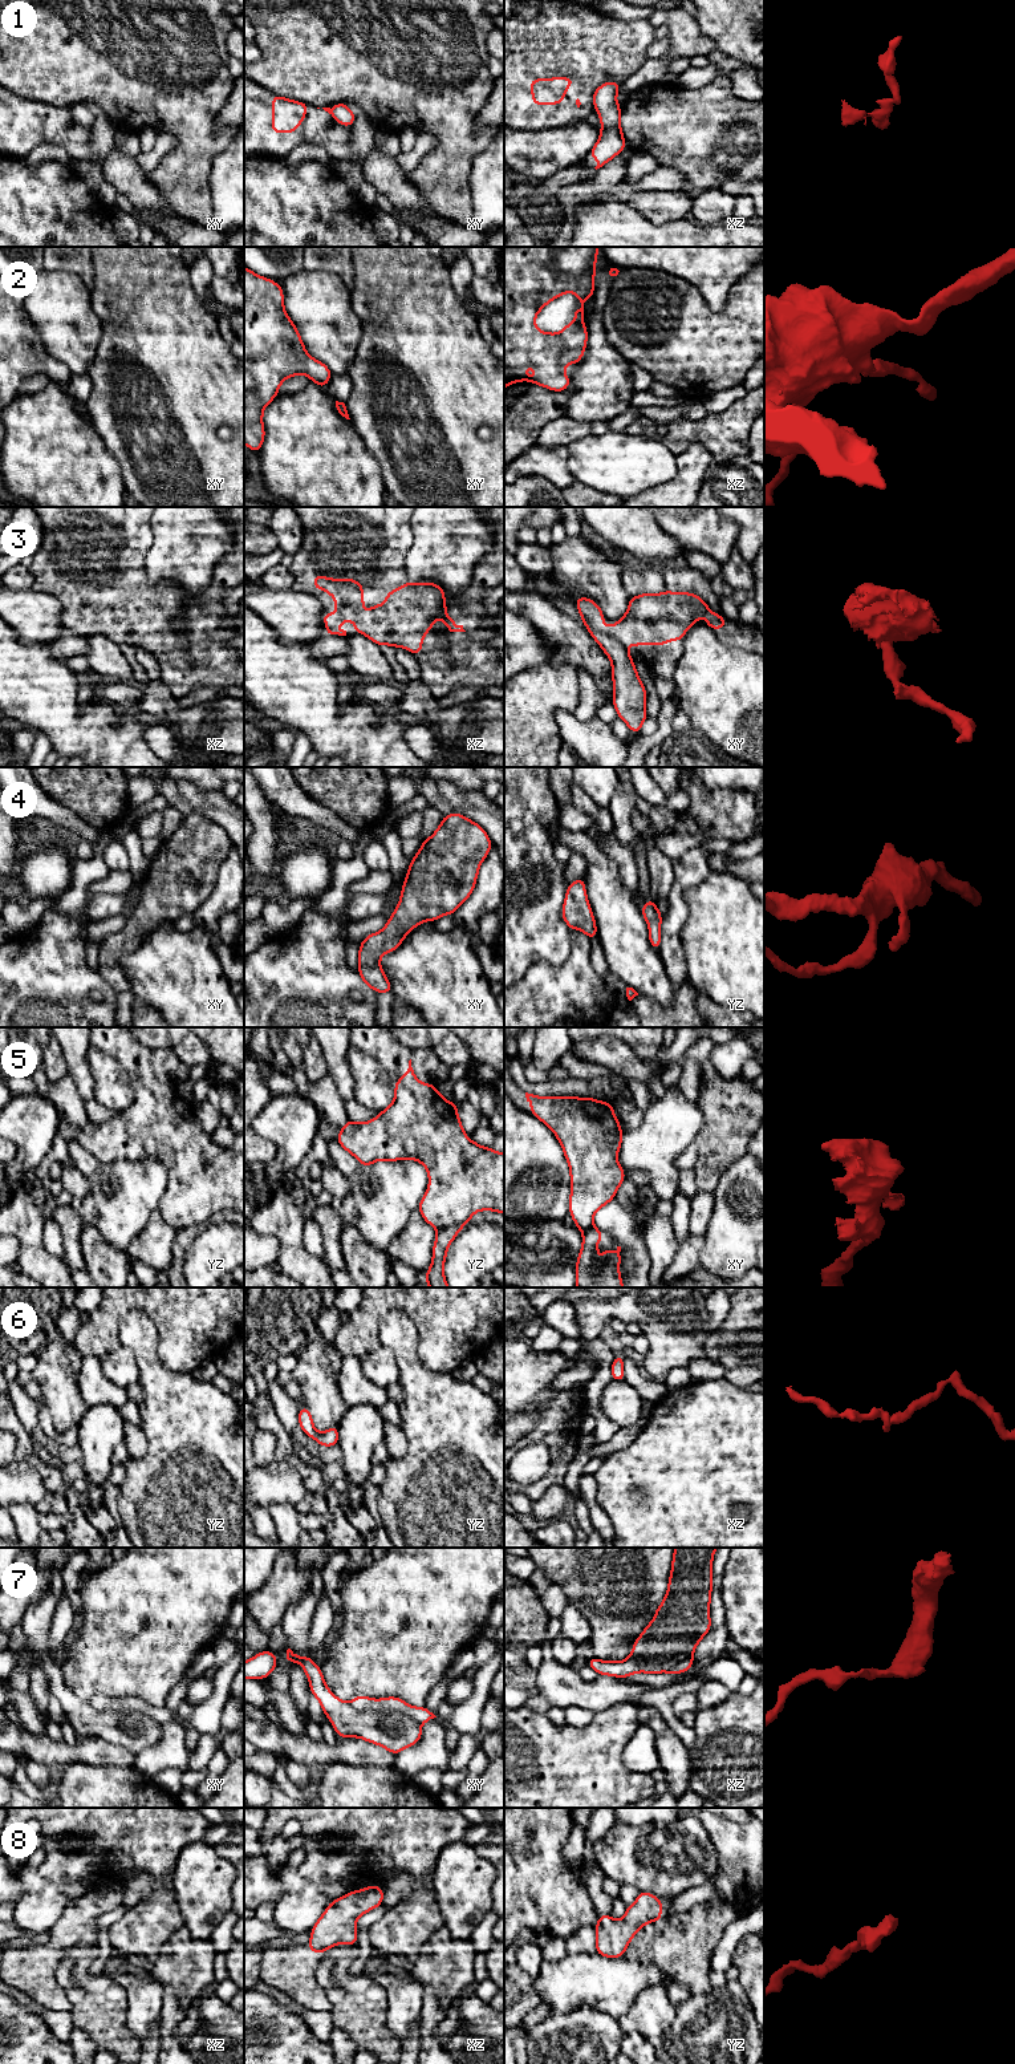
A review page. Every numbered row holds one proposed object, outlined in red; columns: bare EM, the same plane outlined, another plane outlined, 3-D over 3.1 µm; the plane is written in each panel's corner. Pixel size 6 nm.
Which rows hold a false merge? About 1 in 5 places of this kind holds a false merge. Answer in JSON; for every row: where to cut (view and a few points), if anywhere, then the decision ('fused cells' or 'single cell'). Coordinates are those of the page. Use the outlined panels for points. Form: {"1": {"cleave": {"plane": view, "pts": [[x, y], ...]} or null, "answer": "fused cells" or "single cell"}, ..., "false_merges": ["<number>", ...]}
{"1": {"cleave": {"plane": "xy", "pts": [[331, 109], [332, 113]]}, "answer": "fused cells"}, "2": {"cleave": null, "answer": "single cell"}, "3": {"cleave": {"plane": "xy", "pts": [[585, 623], [609, 633], [624, 645]]}, "answer": "fused cells"}, "4": {"cleave": null, "answer": "single cell"}, "5": {"cleave": {"plane": "yz", "pts": [[461, 1225], [445, 1225], [438, 1231]]}, "answer": "fused cells"}, "6": {"cleave": null, "answer": "single cell"}, "7": {"cleave": null, "answer": "single cell"}, "8": {"cleave": null, "answer": "single cell"}, "false_merges": ["1", "3", "5"]}

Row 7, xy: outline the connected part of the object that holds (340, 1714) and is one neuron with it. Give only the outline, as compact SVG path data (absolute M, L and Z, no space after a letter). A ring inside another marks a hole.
M287 1650L289 1664L301 1663L312 1695L322 1706L338 1737L360 1737L398 1755L422 1737L421 1724L437 1718L427 1707L413 1707L397 1696L370 1699L357 1695L353 1702L340 1700L325 1684L321 1668L312 1657Z

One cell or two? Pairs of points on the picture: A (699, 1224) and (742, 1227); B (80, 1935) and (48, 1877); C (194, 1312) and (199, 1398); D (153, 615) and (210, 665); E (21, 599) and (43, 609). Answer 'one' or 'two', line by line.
A: two
B: two
C: two
D: one
E: one

